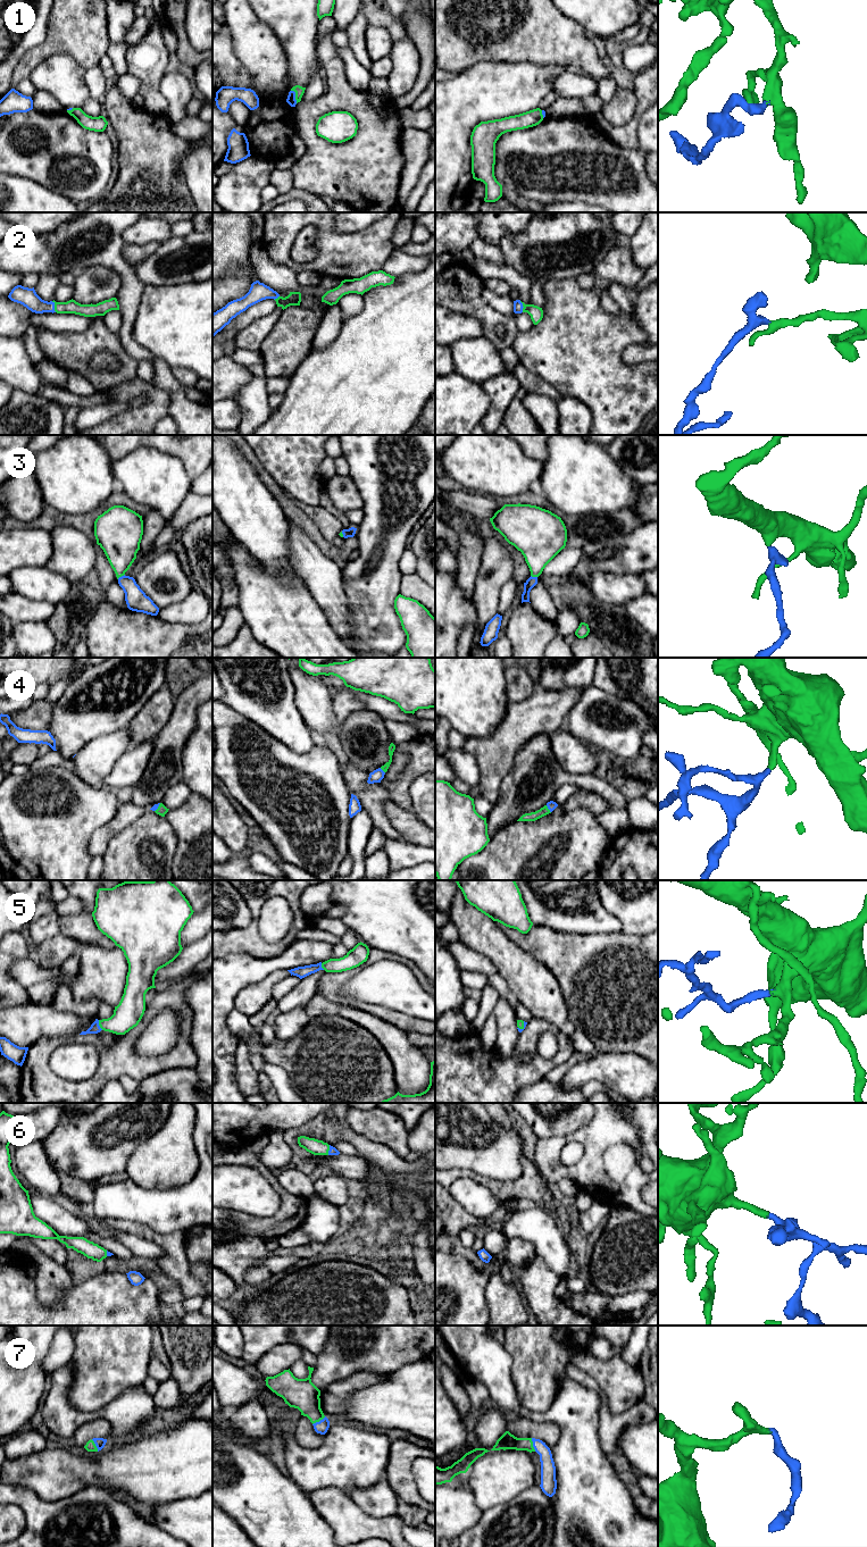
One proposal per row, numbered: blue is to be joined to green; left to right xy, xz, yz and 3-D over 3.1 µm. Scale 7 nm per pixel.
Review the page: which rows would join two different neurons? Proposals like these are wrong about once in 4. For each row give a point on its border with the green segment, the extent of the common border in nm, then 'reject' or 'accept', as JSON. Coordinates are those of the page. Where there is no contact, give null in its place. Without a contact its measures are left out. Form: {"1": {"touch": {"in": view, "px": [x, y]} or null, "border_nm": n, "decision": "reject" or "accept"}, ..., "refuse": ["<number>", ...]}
{"1": {"touch": {"in": "xz", "px": [296, 95]}, "border_nm": 100, "decision": "accept"}, "2": {"touch": {"in": "xy", "px": [55, 307]}, "border_nm": 90, "decision": "accept"}, "3": {"touch": {"in": "xy", "px": [121, 576]}, "border_nm": 70, "decision": "accept"}, "4": {"touch": {"in": "yz", "px": [548, 809]}, "border_nm": 70, "decision": "accept"}, "5": {"touch": {"in": "xy", "px": [99, 1025]}, "border_nm": 80, "decision": "accept"}, "6": {"touch": {"in": "xz", "px": [328, 1150]}, "border_nm": 70, "decision": "accept"}, "7": {"touch": {"in": "yz", "px": [532, 1445]}, "border_nm": 100, "decision": "accept"}, "refuse": []}

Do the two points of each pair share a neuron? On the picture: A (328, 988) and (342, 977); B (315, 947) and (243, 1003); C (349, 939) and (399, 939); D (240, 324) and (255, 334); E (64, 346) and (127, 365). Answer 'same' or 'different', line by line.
A: same
B: different
C: different
D: different
E: same

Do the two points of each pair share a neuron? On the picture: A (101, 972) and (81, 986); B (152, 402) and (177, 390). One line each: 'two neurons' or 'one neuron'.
A: one neuron
B: two neurons

